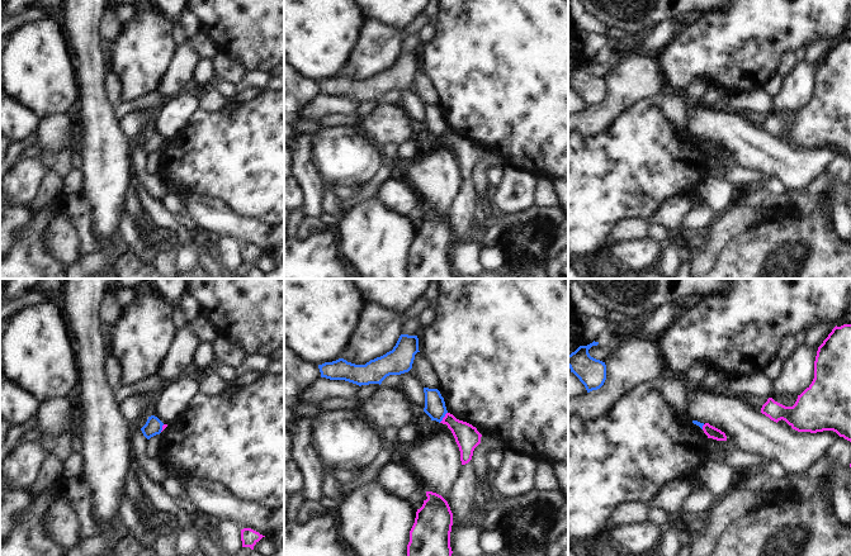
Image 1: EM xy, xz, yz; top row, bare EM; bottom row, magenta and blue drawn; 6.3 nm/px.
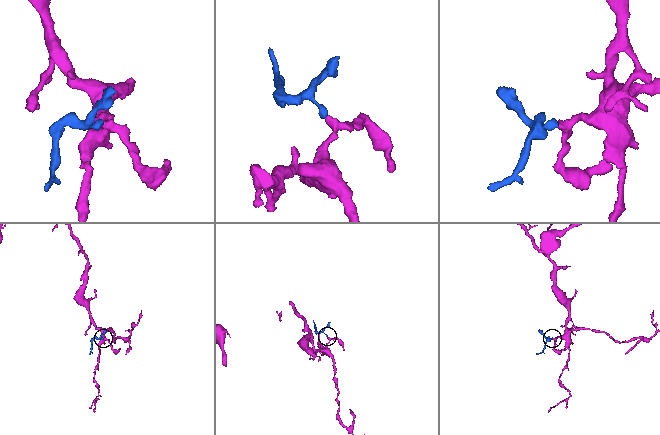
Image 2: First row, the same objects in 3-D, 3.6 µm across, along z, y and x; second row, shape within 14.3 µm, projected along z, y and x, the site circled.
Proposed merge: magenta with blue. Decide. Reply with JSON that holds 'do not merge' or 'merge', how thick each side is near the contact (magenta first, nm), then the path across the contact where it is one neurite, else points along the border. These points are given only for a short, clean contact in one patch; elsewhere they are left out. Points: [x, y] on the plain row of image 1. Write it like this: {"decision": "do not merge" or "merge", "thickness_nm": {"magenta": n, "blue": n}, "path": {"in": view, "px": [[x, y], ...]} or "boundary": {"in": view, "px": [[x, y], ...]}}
{"decision": "do not merge", "thickness_nm": {"magenta": 160, "blue": 130}, "boundary": {"in": "xz", "px": [[447, 128], [439, 138]]}}

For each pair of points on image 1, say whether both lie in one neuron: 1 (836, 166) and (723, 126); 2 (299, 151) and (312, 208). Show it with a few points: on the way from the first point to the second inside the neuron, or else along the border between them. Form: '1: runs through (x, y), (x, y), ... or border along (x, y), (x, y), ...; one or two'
1: border along (837, 153), (825, 170); two
2: runs through (303, 165), (312, 185), (312, 194); one

